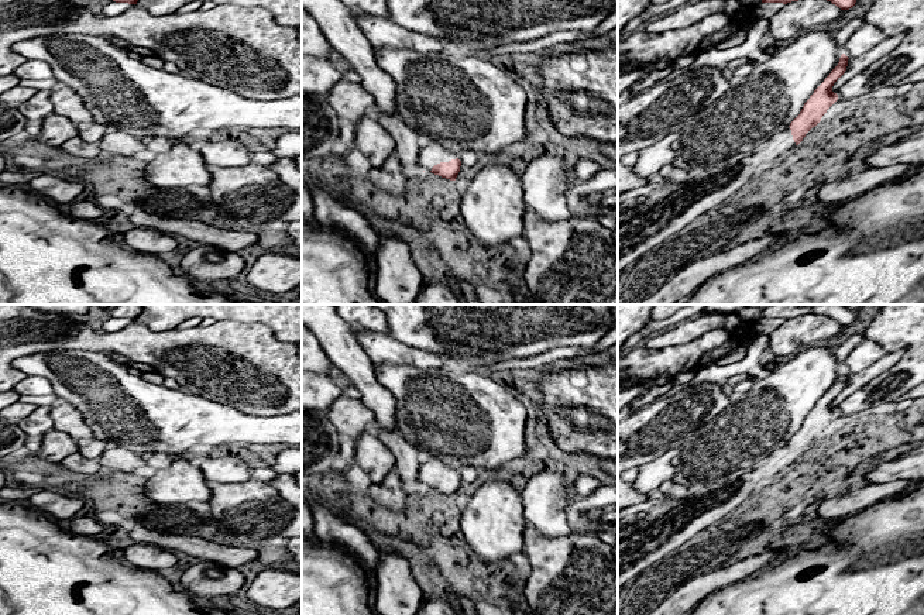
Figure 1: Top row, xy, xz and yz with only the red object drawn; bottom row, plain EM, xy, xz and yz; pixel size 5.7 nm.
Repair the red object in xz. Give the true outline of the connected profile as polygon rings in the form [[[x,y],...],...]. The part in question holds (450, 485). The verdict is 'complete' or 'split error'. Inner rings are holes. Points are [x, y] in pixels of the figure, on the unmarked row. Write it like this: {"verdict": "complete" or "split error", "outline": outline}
{"verdict": "split error", "outline": [[[422,451],[420,453],[420,481],[425,488],[432,488],[442,494],[456,497],[461,477],[449,468],[436,456]]]}

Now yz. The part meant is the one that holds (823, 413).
{"verdict": "split error", "outline": [[[842,370],[838,381],[814,406],[790,442],[773,450],[752,470],[738,468],[703,498],[674,501],[673,506],[660,515],[621,526],[618,529],[618,591],[643,571],[660,564],[698,532],[724,519],[752,492],[773,481],[779,471],[798,461],[838,416],[832,402],[845,389],[848,375]]]}

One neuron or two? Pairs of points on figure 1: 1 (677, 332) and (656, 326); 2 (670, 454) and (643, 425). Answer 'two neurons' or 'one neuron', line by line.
1: two neurons
2: two neurons

